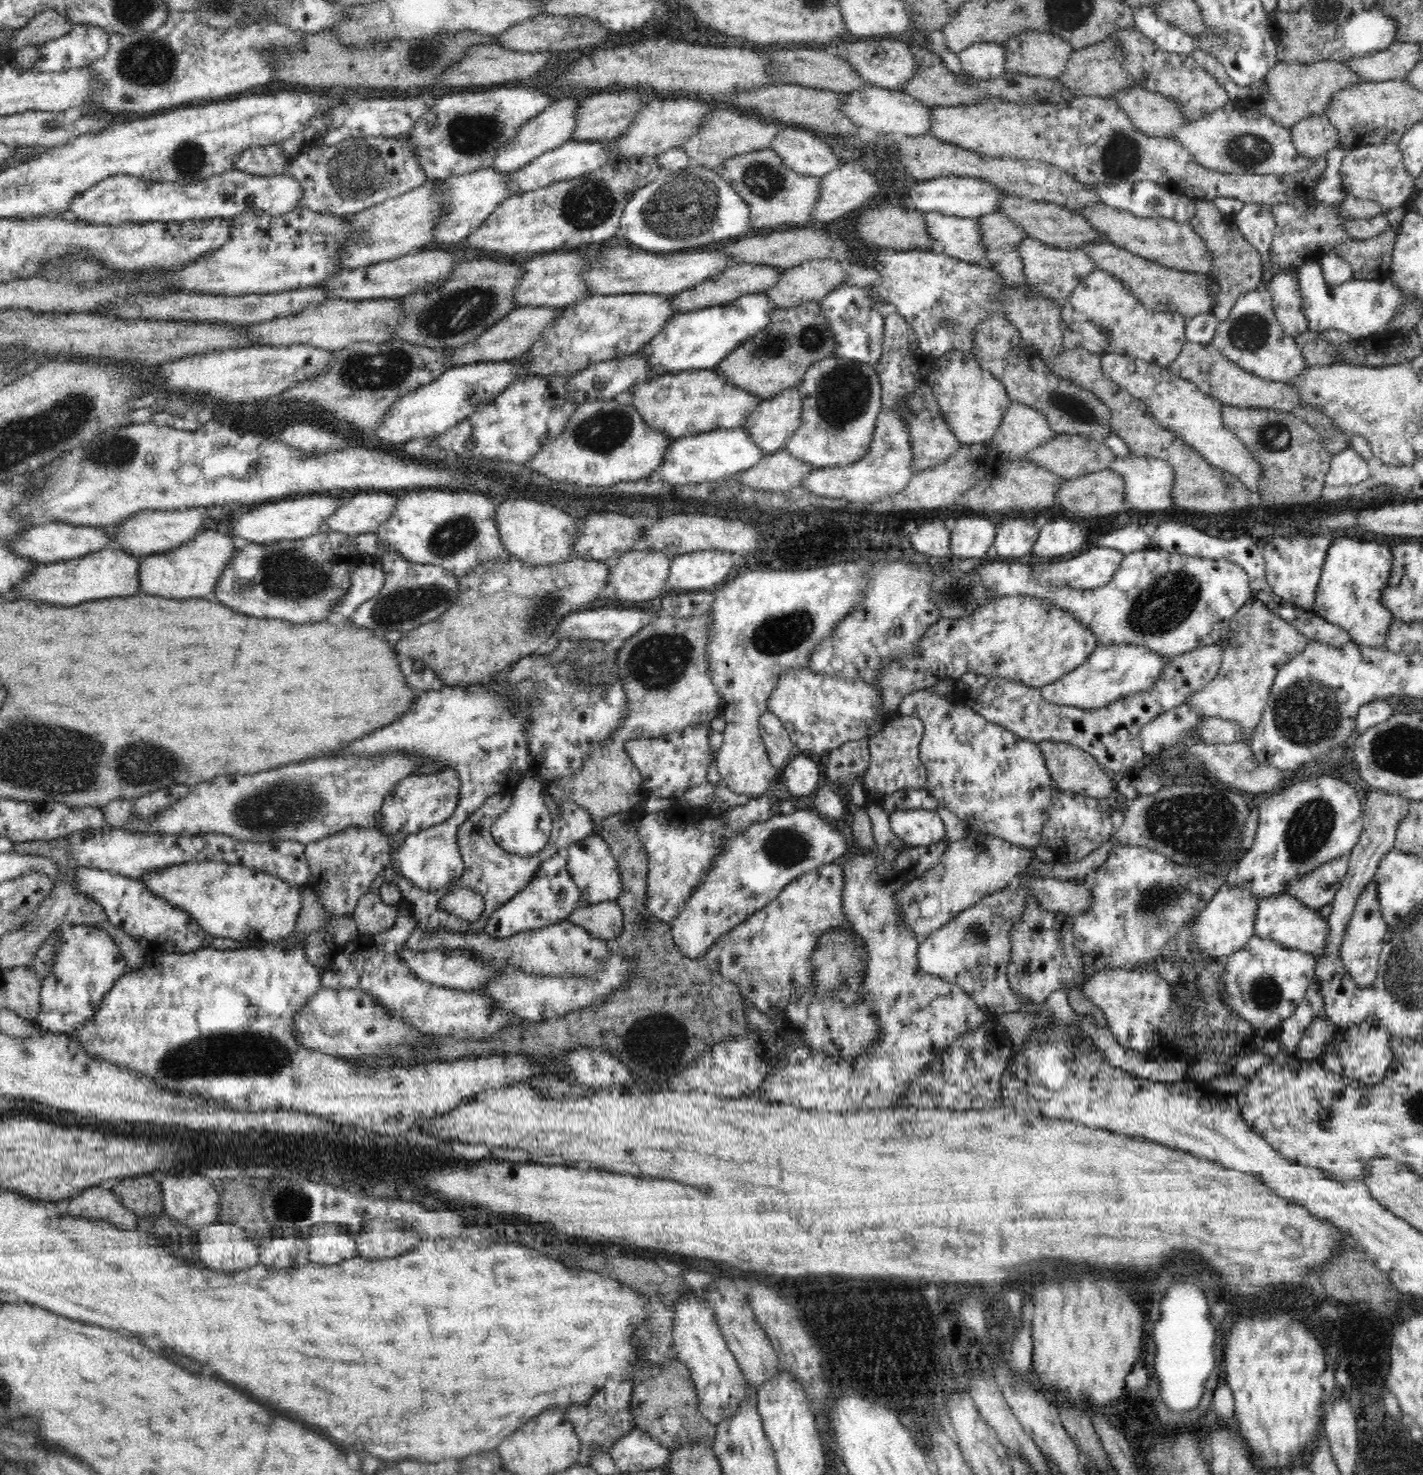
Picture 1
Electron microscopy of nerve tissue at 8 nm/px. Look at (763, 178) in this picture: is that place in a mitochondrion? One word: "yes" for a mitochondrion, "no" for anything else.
yes

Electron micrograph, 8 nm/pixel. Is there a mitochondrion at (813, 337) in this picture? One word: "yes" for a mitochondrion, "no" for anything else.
yes

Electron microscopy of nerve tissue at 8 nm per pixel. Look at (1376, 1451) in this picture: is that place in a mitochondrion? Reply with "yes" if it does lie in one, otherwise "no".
no

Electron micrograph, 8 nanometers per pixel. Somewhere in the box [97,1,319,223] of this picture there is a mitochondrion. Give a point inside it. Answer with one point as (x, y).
(151, 61)

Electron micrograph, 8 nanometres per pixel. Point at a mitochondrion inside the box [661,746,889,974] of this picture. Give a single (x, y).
(787, 848)

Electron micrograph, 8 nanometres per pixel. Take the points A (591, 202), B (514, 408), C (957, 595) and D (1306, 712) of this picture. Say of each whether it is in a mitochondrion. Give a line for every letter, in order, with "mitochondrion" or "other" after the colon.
A: mitochondrion
B: other
C: mitochondrion
D: mitochondrion

